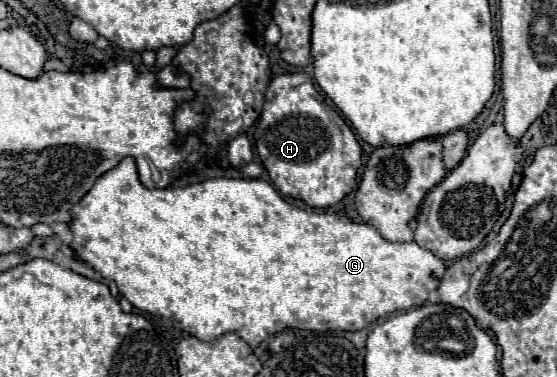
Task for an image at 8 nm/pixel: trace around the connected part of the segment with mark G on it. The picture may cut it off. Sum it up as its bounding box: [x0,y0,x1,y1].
[68,157,446,349]

